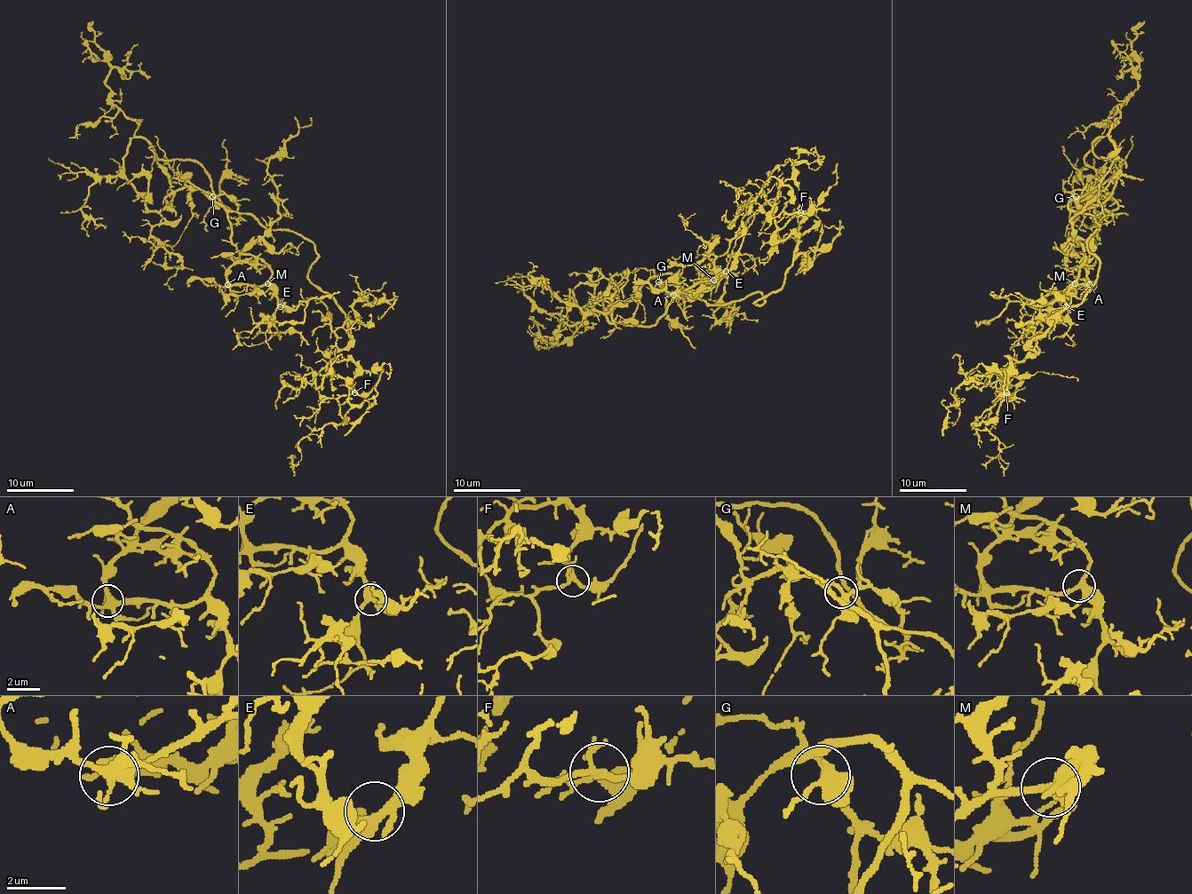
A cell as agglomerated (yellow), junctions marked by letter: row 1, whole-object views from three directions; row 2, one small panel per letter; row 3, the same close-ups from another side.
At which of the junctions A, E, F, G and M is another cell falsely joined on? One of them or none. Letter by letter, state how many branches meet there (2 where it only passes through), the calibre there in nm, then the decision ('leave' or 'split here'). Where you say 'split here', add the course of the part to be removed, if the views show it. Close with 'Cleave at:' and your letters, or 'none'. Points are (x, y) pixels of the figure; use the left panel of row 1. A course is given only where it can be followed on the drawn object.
A: branches 6; calibre 360 nm; leave
E: branches 4; calibre 280 nm; leave
F: branches 4; calibre 240 nm; leave
G: branches 3; calibre 320 nm; leave
M: branches 4; calibre 300 nm; leave
Cleave at: none

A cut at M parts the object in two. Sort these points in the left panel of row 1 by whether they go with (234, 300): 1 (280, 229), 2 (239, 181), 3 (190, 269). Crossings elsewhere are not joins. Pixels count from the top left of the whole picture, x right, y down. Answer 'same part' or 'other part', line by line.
1: other part
2: other part
3: other part

